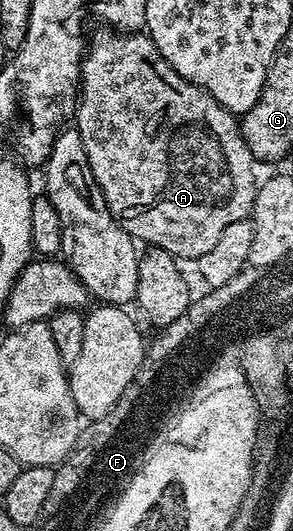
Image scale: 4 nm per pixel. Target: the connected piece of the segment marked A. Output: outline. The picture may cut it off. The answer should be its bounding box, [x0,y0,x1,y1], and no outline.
[73,26,257,262]

